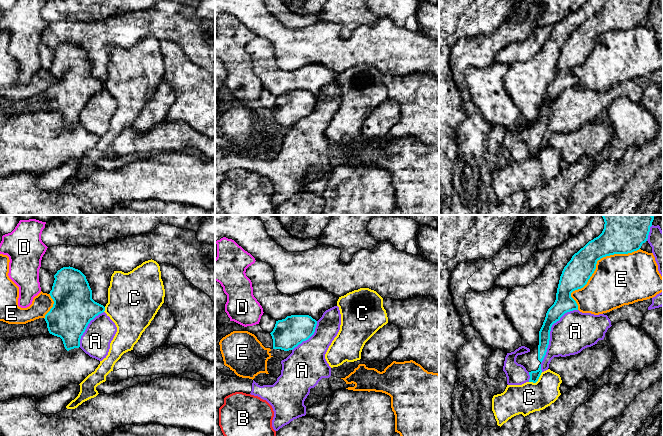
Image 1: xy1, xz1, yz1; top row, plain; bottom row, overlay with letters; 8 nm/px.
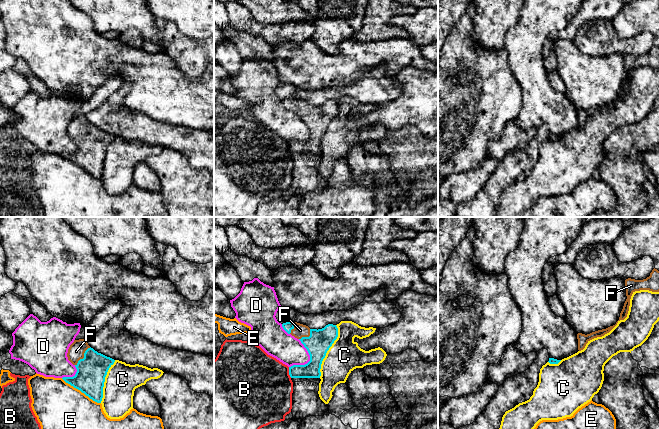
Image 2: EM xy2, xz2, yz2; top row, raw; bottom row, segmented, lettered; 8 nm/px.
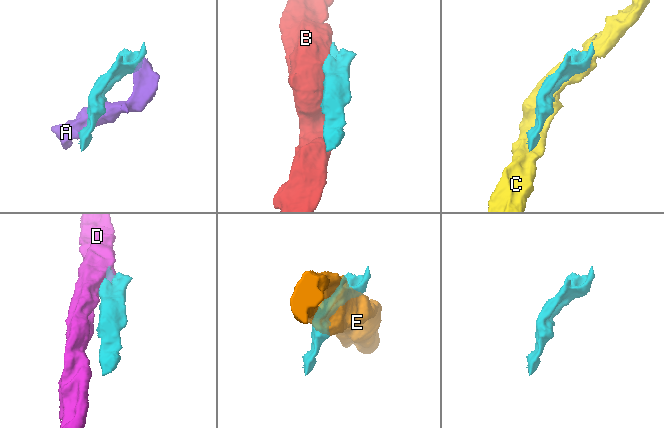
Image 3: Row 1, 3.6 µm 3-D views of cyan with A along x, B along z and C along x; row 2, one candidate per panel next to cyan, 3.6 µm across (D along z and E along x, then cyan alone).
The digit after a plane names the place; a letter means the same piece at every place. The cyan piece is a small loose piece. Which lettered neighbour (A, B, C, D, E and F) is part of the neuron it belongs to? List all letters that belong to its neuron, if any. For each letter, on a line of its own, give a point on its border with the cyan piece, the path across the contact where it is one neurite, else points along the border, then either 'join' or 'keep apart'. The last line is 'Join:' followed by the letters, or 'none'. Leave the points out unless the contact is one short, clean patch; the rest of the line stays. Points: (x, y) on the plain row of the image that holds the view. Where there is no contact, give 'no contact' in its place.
A: contact yz1 (549, 112); keep apart
B: contact xz2 (289, 148); border xz2 (288, 143), (288, 149), (291, 153); keep apart
C: contact xz2 (327, 126); keep apart
D: contact xz2 (310, 136); keep apart
E: contact yz1 (595, 43); keep apart
F: contact xy2 (84, 132); join
Join: F

